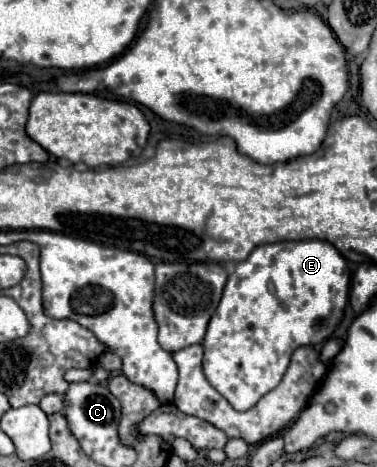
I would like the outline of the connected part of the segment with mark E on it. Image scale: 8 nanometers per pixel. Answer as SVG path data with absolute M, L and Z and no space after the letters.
M322 240L275 242L257 246L249 254L249 258L239 262L235 272L229 276L223 290L223 298L209 320L209 328L203 340L203 372L211 386L219 394L223 394L235 410L249 410L251 406L255 406L261 396L265 396L281 382L289 366L291 352L295 348L317 346L325 342L335 330L335 326L341 322L349 296L349 278L351 274L345 258L332 244Z

